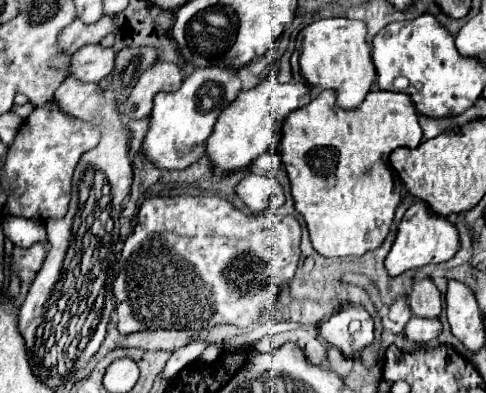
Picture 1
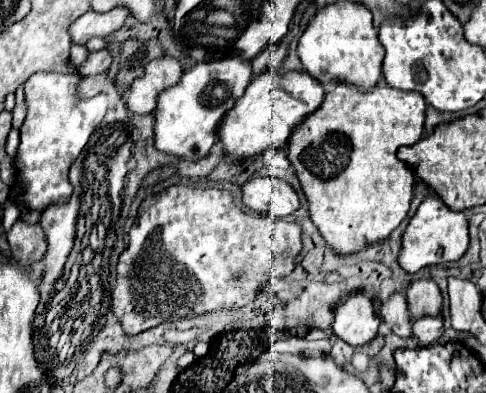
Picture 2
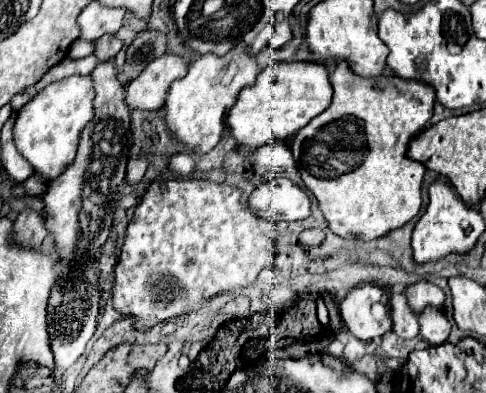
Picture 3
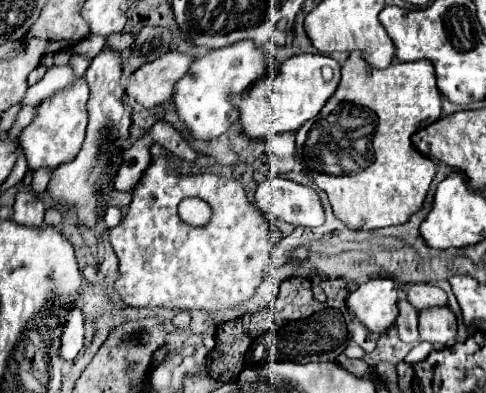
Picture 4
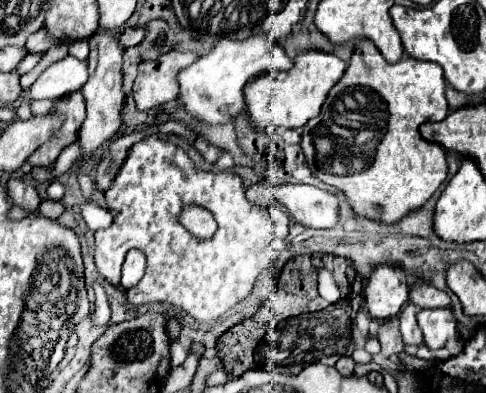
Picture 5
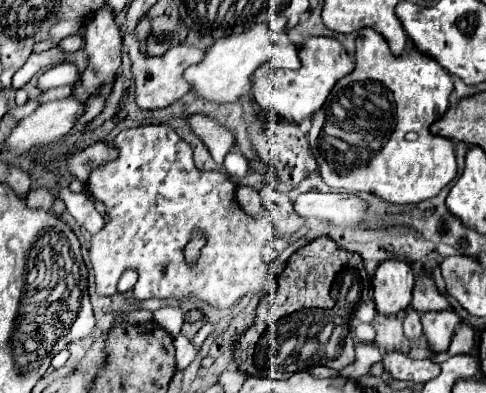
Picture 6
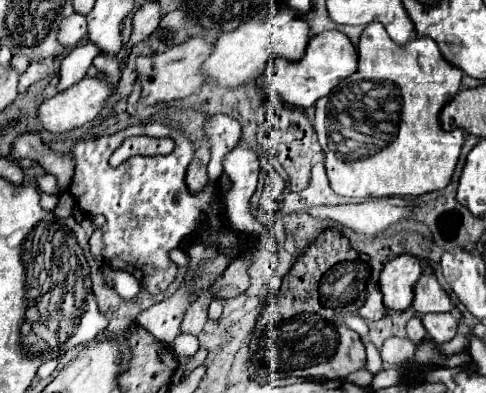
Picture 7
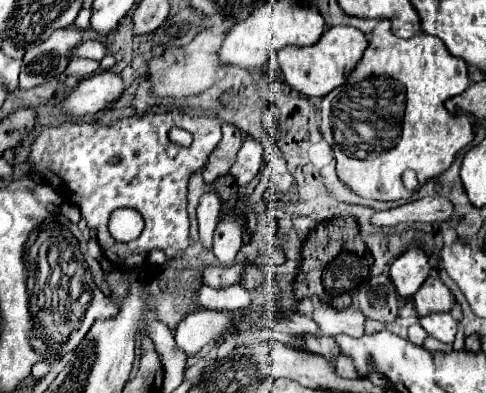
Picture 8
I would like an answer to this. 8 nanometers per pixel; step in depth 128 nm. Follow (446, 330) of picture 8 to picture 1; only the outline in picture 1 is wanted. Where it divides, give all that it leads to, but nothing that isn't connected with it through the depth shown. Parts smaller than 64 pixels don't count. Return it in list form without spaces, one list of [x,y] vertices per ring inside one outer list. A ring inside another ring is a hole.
[[[412,316],[412,320],[406,324],[406,330],[404,330],[406,338],[410,342],[416,342],[416,344],[432,344],[440,332],[442,332],[440,320],[416,318],[416,316]]]

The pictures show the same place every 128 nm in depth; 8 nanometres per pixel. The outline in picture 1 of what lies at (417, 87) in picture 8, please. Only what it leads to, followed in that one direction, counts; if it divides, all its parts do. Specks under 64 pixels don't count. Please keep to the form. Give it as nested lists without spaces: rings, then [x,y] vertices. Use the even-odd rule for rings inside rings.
[[[324,90],[308,106],[292,112],[288,120],[284,120],[280,156],[292,184],[294,206],[304,216],[312,246],[318,254],[328,258],[362,256],[384,242],[404,190],[400,180],[396,188],[396,178],[386,158],[394,148],[416,148],[420,142],[422,128],[418,124],[418,112],[412,98],[404,92],[372,90],[358,108],[344,110],[336,104],[336,94],[332,90]]]

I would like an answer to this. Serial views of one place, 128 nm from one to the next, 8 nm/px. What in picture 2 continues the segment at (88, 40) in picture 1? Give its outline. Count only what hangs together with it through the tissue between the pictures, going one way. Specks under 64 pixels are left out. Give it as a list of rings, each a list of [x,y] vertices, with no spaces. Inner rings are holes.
[[[112,8],[108,12],[88,10],[70,26],[72,42],[86,44],[90,38],[108,38],[110,34],[122,28],[126,16],[128,16],[126,8]]]

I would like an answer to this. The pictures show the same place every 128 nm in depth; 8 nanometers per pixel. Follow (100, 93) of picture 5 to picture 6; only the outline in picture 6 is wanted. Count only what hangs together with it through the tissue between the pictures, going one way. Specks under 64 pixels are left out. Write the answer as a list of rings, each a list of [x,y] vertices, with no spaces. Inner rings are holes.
[[[110,6],[98,8],[88,20],[84,48],[88,52],[88,70],[82,76],[84,88],[92,94],[98,92],[100,84],[112,82],[122,62],[122,36],[116,24],[116,14]]]

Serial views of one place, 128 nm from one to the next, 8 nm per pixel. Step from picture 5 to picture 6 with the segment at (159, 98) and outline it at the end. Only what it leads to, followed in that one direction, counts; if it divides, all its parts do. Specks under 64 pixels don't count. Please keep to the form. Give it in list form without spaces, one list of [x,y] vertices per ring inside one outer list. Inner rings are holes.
[[[178,44],[178,46],[170,48],[164,56],[158,56],[158,58],[144,56],[136,68],[132,64],[132,74],[134,74],[134,84],[136,84],[136,104],[142,110],[154,110],[154,108],[166,108],[168,104],[180,100],[190,90],[190,84],[182,76],[184,70],[188,66],[194,66],[194,64],[202,62],[204,54],[206,52],[202,48],[188,46],[188,44]]]

